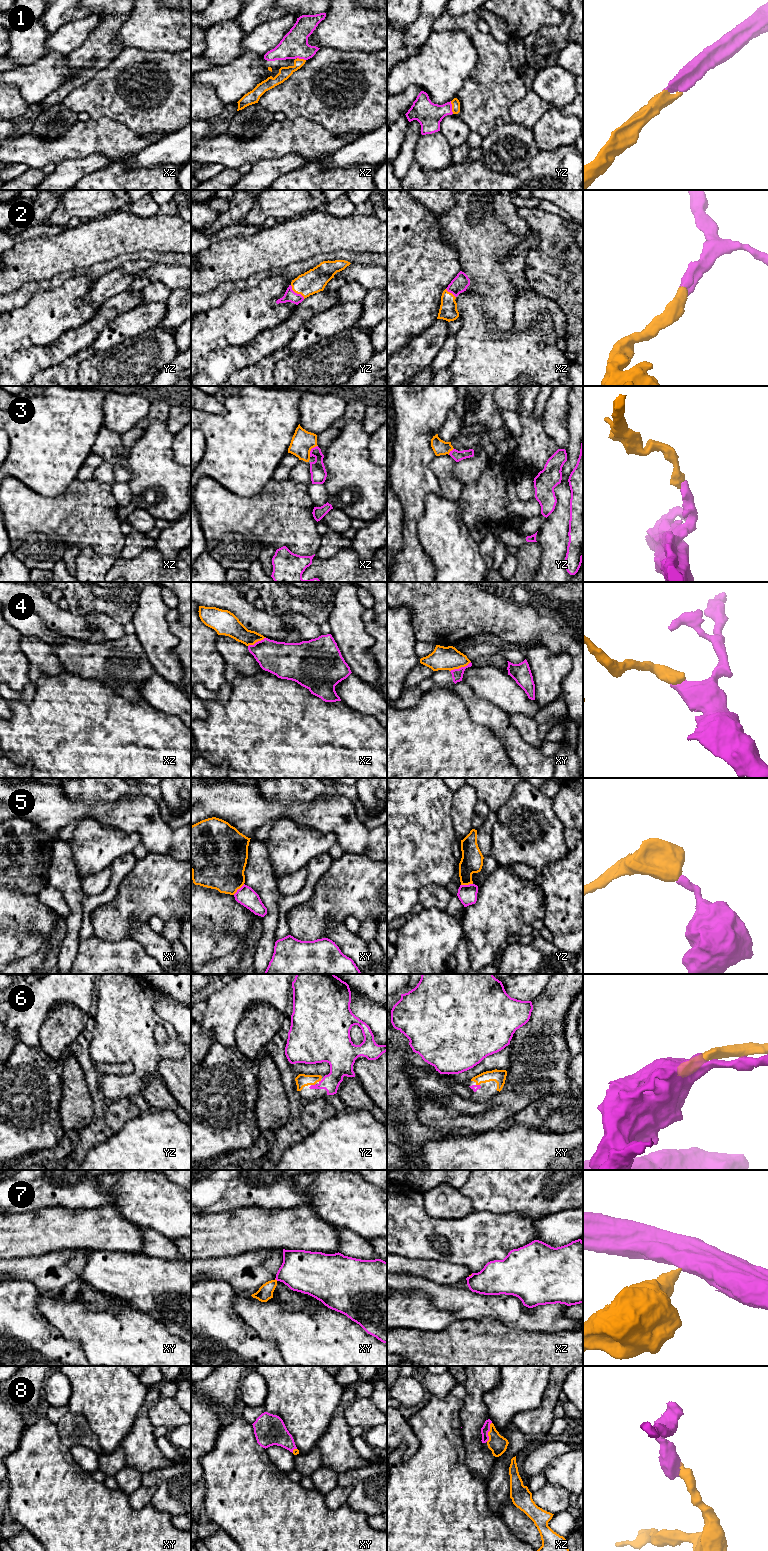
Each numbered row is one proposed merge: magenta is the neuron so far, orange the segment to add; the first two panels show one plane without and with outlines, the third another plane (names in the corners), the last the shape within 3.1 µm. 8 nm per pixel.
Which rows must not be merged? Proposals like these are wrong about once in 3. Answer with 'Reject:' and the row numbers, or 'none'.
Reject: 4, 5, 7

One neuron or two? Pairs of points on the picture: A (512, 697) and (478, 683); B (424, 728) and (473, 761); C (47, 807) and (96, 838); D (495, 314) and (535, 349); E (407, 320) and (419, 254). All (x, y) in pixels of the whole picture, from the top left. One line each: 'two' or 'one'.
A: one
B: one
C: two
D: two
E: one

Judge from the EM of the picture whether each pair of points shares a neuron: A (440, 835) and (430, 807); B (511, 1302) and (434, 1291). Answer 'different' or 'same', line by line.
A: same
B: same

